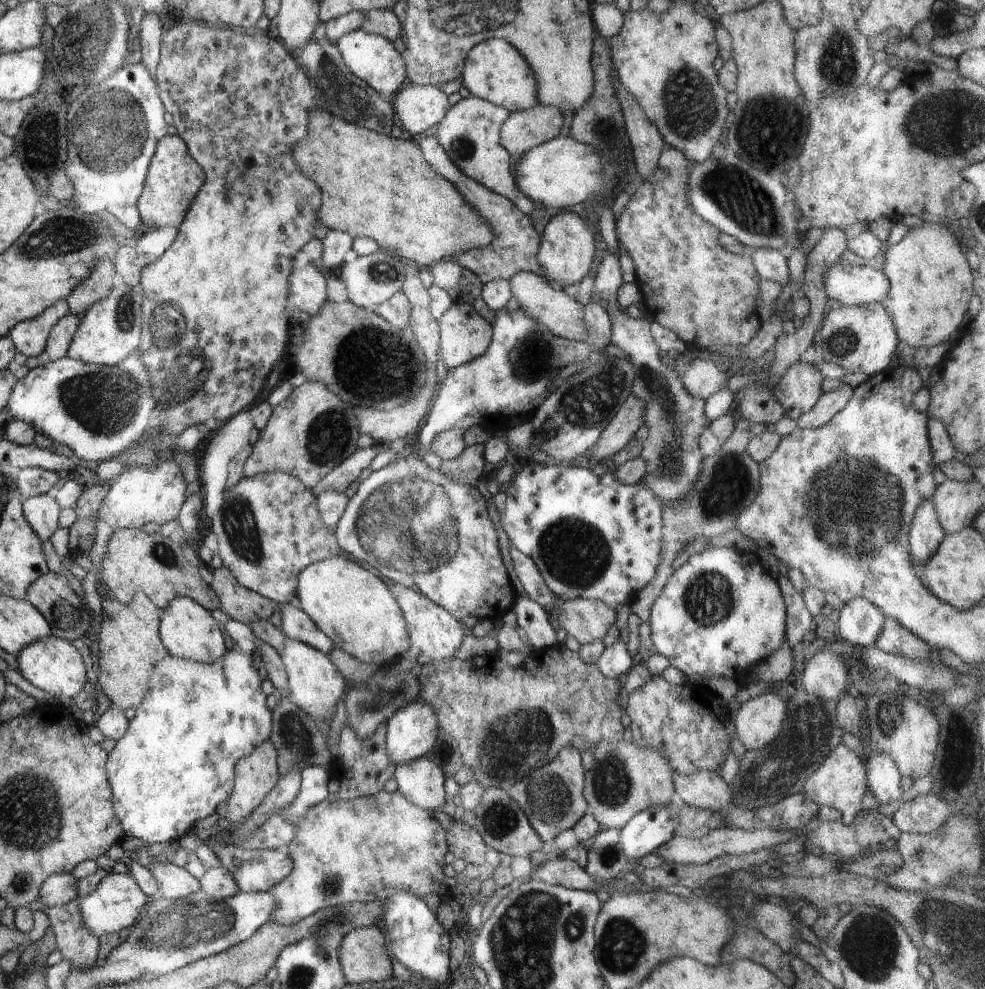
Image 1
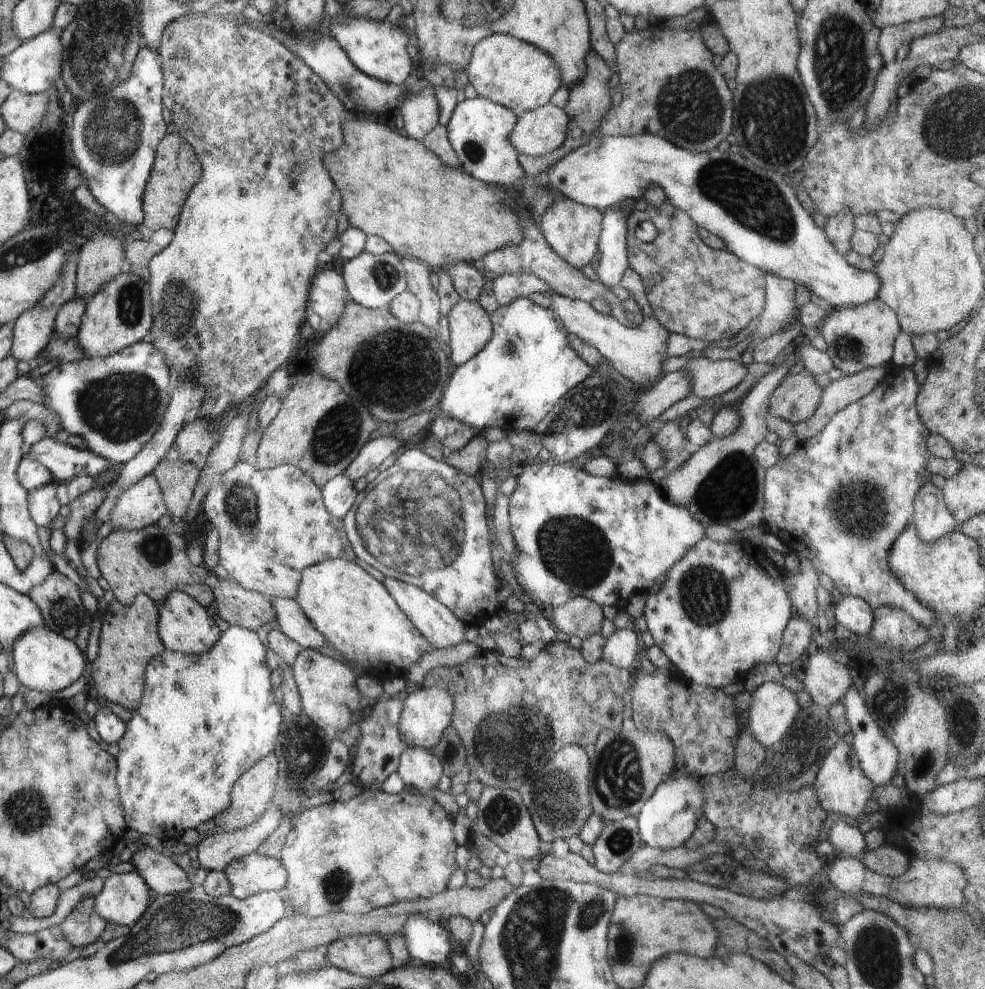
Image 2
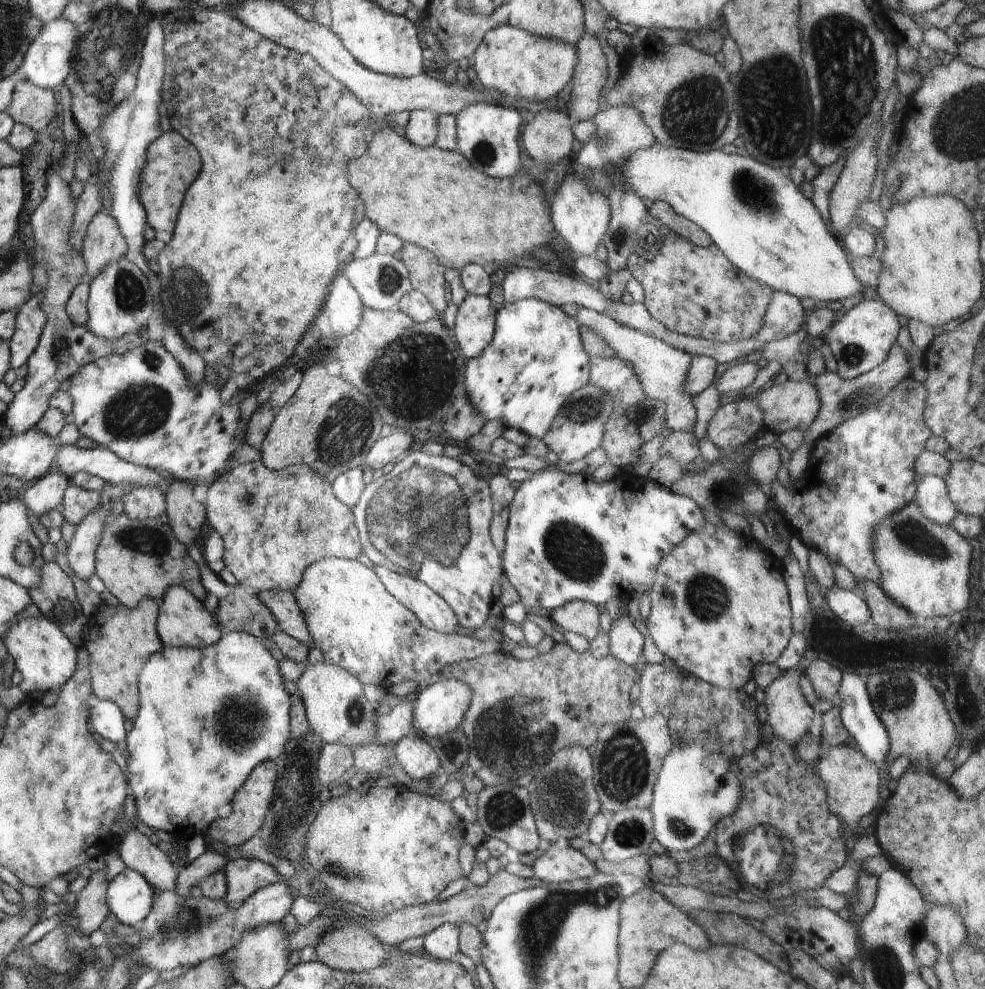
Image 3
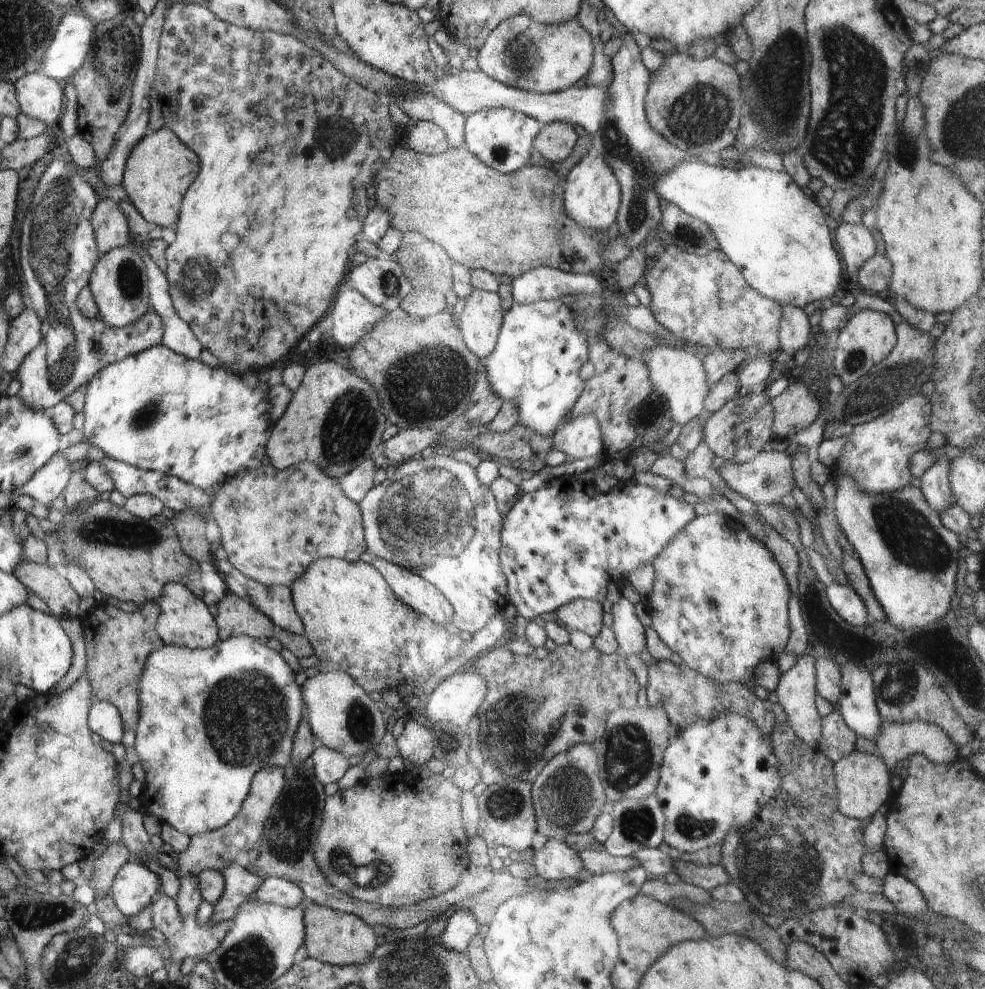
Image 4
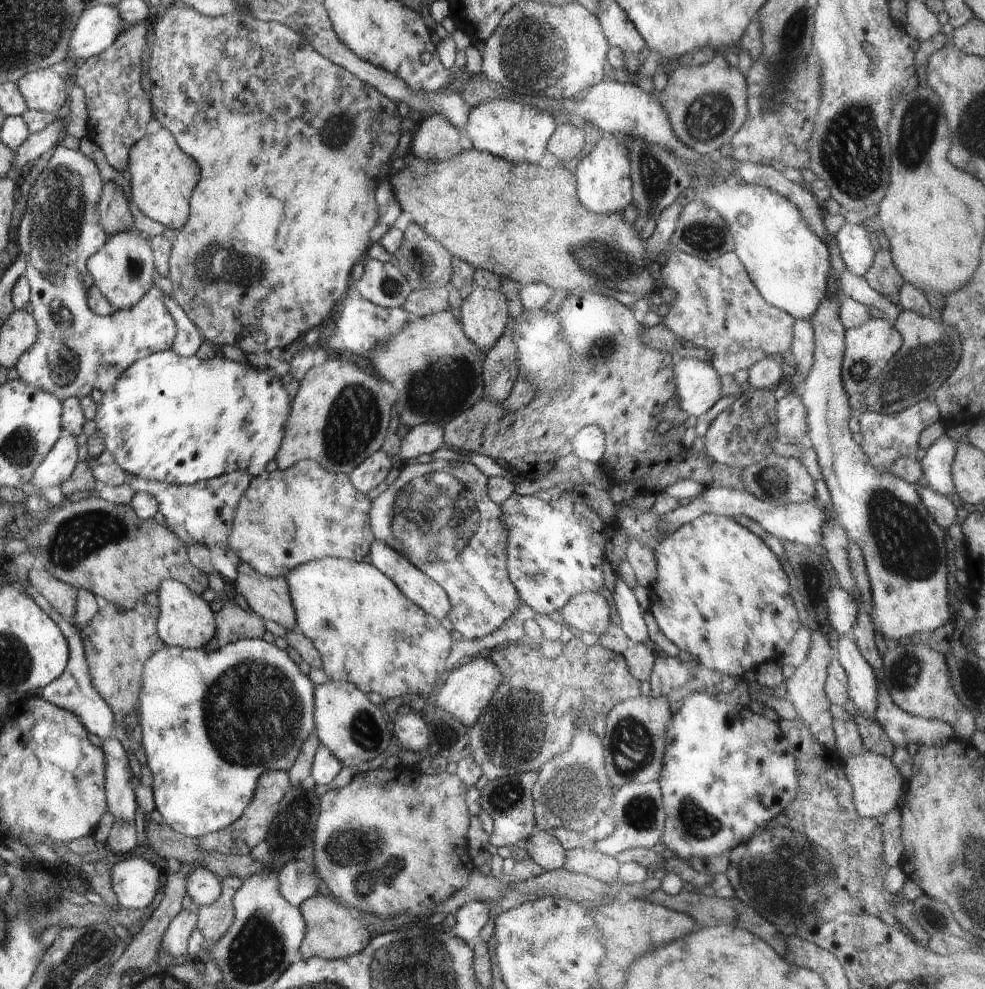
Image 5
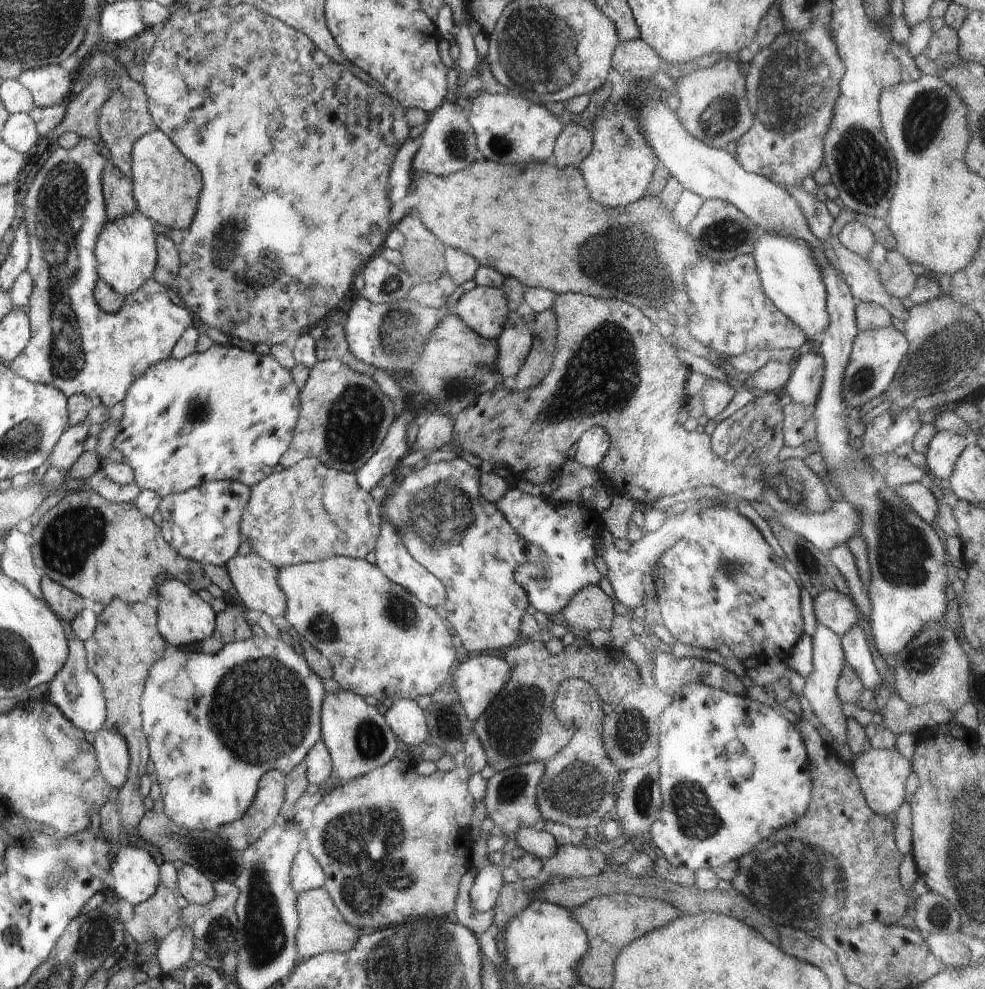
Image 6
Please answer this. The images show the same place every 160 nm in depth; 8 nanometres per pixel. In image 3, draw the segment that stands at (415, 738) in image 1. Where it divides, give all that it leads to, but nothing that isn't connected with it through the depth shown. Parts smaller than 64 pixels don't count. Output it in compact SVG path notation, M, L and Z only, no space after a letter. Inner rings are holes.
M442 678L427 686L414 699L414 731L422 734L426 739L438 739L439 736L460 727L472 698L473 690L470 685L460 679Z

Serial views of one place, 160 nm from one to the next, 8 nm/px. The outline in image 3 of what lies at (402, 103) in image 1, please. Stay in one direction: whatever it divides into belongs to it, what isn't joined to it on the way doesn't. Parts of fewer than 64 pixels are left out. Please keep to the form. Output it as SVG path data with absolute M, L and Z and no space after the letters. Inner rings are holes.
M416 109L404 128L404 137L416 146L434 147L437 141L438 114L428 109Z

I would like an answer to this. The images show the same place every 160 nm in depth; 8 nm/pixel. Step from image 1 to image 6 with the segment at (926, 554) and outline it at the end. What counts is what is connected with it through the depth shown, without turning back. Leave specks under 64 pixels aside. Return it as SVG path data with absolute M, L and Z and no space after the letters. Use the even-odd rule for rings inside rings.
M937 431L930 441L926 456L927 474L937 482L946 484L954 472L960 453L966 448L969 438L953 432Z

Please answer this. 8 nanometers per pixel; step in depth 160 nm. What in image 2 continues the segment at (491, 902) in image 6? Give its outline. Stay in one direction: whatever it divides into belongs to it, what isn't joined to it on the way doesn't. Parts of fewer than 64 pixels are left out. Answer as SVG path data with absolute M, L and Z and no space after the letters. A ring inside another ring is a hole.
M411 916L405 922L404 936L411 963L441 966L450 954L450 933L438 923Z

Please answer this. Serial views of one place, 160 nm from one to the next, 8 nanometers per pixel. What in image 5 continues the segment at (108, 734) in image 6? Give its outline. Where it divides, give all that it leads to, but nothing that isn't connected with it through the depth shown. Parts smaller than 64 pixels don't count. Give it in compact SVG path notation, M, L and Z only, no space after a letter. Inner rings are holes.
M113 736L106 739L102 748L106 758L106 795L108 808L116 819L134 822L138 803L130 769L128 750Z

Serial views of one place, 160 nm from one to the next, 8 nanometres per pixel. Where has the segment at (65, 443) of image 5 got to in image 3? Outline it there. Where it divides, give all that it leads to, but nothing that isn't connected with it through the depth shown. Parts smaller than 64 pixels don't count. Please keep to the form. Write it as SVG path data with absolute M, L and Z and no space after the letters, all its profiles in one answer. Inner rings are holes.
M51 470L42 478L27 485L20 498L28 509L39 518L42 514L54 510L65 495L70 480L58 470Z

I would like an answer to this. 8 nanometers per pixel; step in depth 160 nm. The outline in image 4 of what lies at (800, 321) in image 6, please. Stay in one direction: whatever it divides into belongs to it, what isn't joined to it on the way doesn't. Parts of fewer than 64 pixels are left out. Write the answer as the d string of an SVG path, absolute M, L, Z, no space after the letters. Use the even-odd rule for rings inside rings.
M682 161L666 176L657 180L656 183L650 184L650 186L652 186L652 189L657 192L657 195L660 195L664 200L675 204L687 215L705 222L706 226L710 227L714 236L716 236L720 250L740 268L744 280L748 280L748 284L750 284L752 288L756 288L758 292L762 292L765 297L779 302L782 307L789 305L802 309L806 304L816 302L816 300L826 302L834 290L836 290L840 282L840 274L843 270L840 267L840 258L838 258L838 254L832 245L834 242L833 228L825 210L824 203L819 198L814 197L807 189L797 186L787 172L775 172L759 166L748 167L742 164L737 165L736 168L728 168L707 165L700 161Z

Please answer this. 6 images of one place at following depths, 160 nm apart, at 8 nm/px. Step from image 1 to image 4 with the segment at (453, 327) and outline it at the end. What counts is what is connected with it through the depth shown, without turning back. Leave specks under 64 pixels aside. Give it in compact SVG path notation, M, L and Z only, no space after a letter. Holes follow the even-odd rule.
M473 289L465 298L465 306L456 322L464 344L480 361L494 350L501 331L504 315L505 312L503 311L501 300L497 292L493 293L482 289Z

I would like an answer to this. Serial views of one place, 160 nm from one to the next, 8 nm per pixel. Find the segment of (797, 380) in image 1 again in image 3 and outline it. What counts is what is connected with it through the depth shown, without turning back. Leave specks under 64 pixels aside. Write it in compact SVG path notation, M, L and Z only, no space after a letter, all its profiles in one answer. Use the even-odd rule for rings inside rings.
M788 381L782 384L769 383L759 391L756 401L764 411L763 421L767 430L781 434L783 431L800 429L805 431L814 422L821 405L817 388L814 384L804 381Z

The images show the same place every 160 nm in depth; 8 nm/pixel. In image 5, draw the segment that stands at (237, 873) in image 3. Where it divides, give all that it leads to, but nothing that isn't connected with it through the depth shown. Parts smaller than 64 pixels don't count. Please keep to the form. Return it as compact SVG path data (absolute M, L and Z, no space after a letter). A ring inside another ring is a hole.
M235 876L222 878L220 881L220 896L212 904L201 906L197 910L197 928L203 934L205 940L212 942L213 945L223 938L235 920L234 896L242 884L243 881Z

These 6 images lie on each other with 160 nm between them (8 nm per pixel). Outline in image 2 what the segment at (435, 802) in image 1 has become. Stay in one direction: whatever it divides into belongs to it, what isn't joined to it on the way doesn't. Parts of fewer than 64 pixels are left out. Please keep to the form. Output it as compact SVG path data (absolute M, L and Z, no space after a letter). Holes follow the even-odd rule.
M405 746L399 758L397 773L406 786L416 788L424 795L437 787L443 776L443 766L431 750Z

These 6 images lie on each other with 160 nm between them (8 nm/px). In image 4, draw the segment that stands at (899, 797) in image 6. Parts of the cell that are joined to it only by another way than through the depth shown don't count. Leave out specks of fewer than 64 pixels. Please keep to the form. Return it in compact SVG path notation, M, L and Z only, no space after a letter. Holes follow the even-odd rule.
M854 750L837 760L833 765L838 810L844 816L866 823L882 804L891 799L891 776L882 757Z

